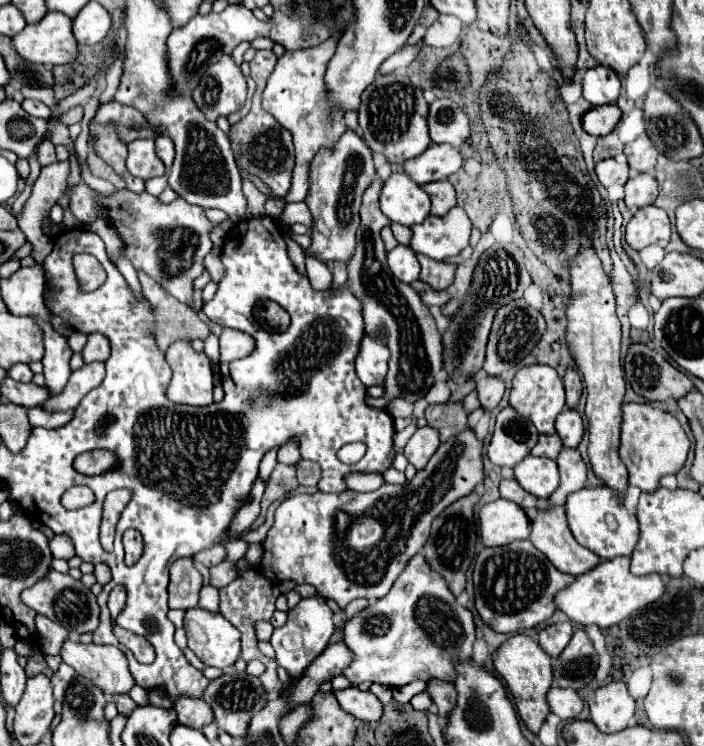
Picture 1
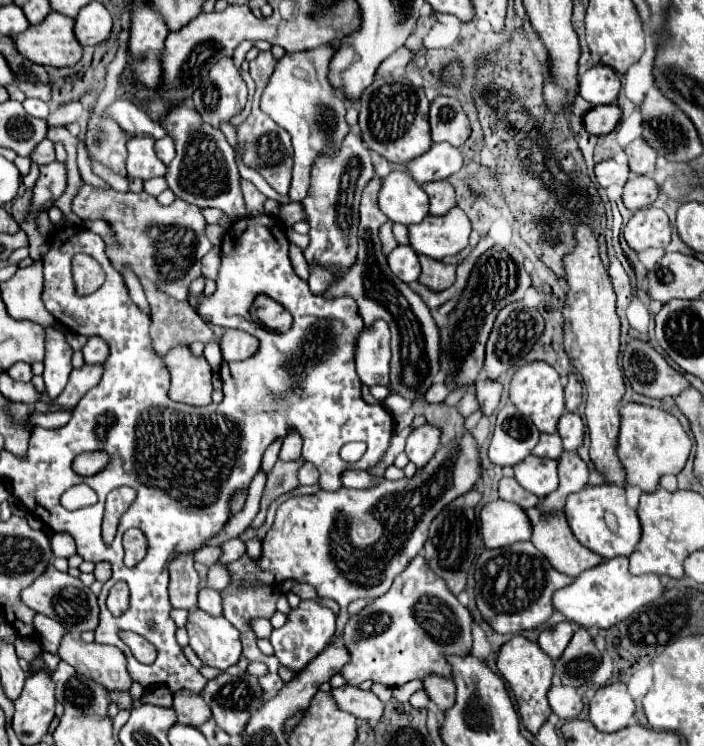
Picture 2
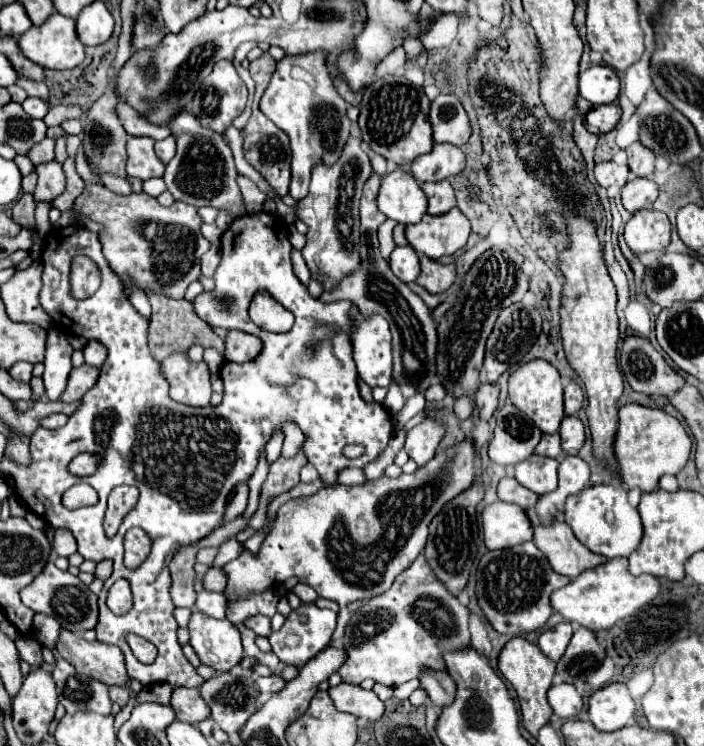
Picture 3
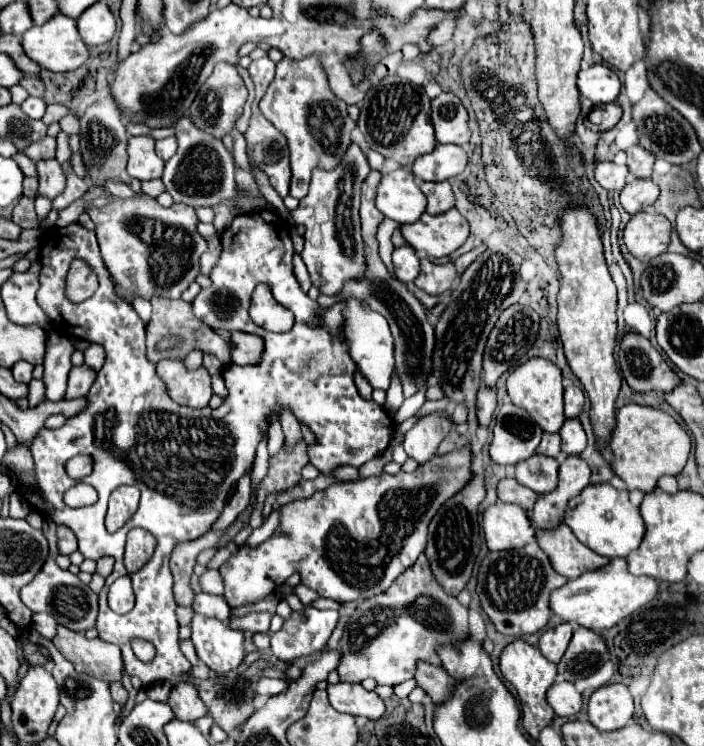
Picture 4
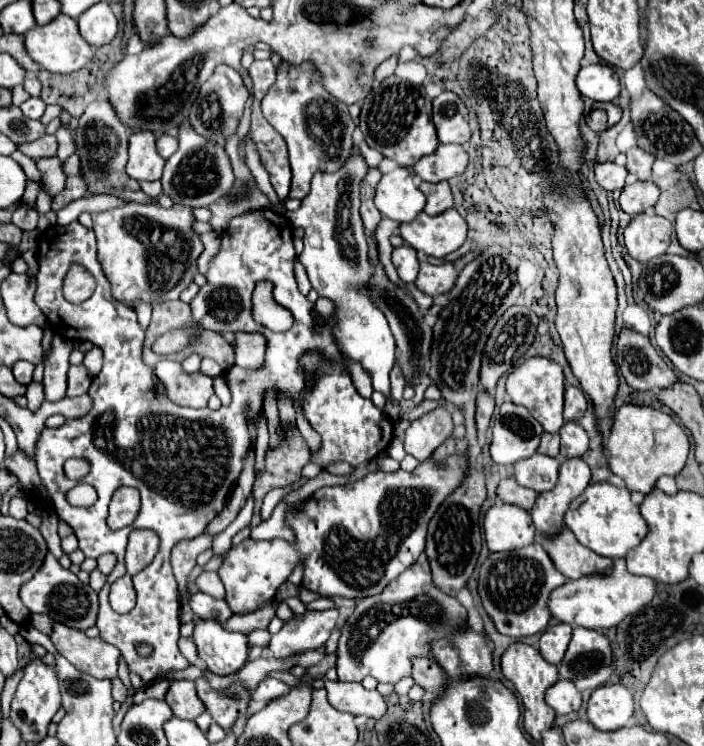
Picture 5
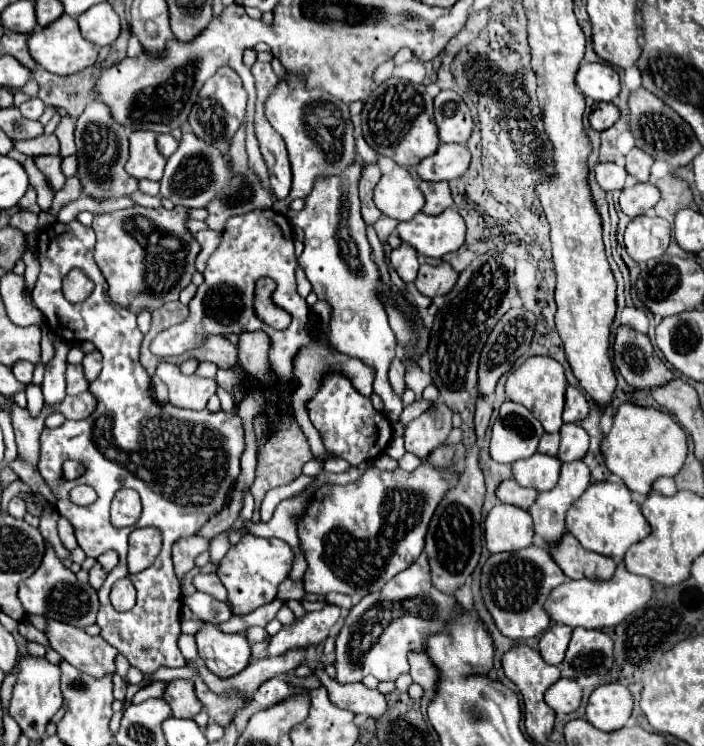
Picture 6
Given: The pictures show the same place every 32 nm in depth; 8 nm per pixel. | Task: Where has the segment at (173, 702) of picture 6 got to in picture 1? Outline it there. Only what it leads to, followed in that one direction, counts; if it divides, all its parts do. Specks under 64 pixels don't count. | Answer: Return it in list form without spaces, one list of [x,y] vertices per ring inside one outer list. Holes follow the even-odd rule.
[[[180,698],[176,702],[176,712],[178,712],[178,722],[194,728],[194,730],[202,730],[204,726],[214,722],[212,716],[212,708],[208,708],[208,704],[204,700],[194,700],[194,698]]]

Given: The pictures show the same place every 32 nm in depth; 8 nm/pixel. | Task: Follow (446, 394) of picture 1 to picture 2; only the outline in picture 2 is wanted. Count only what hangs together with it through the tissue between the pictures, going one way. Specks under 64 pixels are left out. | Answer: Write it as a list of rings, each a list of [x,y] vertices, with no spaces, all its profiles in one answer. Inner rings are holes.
[[[432,384],[432,388],[426,392],[426,402],[436,404],[436,402],[444,402],[446,396],[450,394],[450,390],[446,388],[446,384]]]

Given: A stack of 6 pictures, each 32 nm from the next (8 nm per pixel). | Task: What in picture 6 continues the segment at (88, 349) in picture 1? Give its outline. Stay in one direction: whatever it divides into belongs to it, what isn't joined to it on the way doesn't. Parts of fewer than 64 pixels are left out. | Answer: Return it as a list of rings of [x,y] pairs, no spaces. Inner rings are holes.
[[[94,350],[94,352],[86,354],[84,360],[82,360],[82,366],[84,366],[84,372],[86,372],[88,382],[96,380],[96,376],[98,376],[98,356],[102,356],[102,354],[98,350]]]

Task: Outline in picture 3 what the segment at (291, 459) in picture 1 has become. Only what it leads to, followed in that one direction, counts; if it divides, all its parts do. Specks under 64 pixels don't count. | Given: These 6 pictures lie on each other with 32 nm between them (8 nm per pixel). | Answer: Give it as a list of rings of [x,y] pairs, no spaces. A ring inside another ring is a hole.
[[[288,422],[286,426],[284,426],[284,446],[282,446],[282,456],[284,458],[292,458],[292,456],[296,456],[298,454],[298,450],[302,448],[302,444],[304,444],[304,434],[300,432],[300,428],[296,426],[296,424],[292,424],[292,422]]]

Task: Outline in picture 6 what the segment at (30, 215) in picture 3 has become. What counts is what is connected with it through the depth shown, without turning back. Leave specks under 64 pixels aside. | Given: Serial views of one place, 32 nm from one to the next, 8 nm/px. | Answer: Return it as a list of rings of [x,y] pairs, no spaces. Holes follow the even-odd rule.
[[[18,210],[18,212],[10,218],[10,224],[12,224],[14,228],[22,230],[24,234],[34,232],[34,230],[38,230],[38,214],[28,212],[28,210]]]

